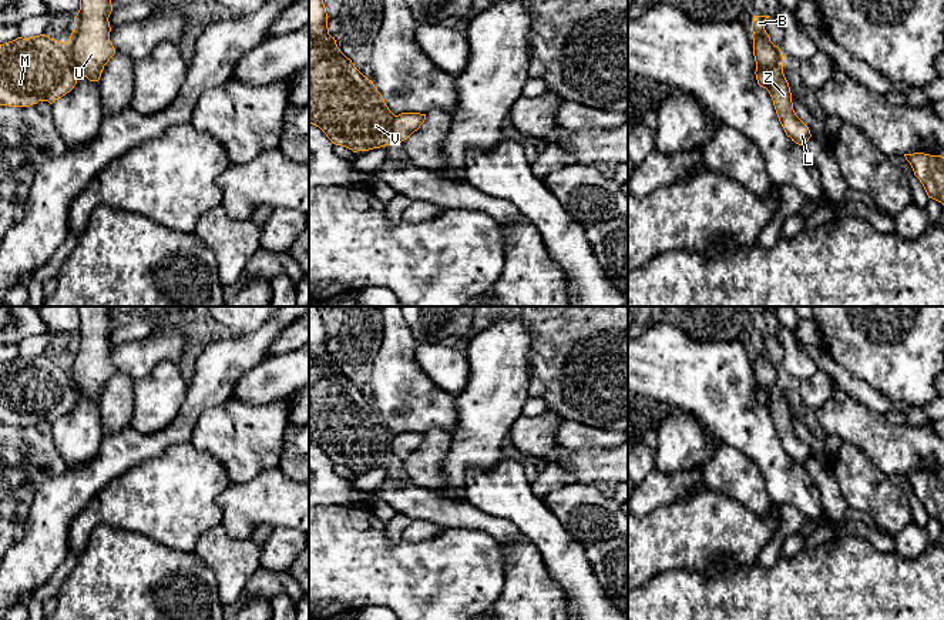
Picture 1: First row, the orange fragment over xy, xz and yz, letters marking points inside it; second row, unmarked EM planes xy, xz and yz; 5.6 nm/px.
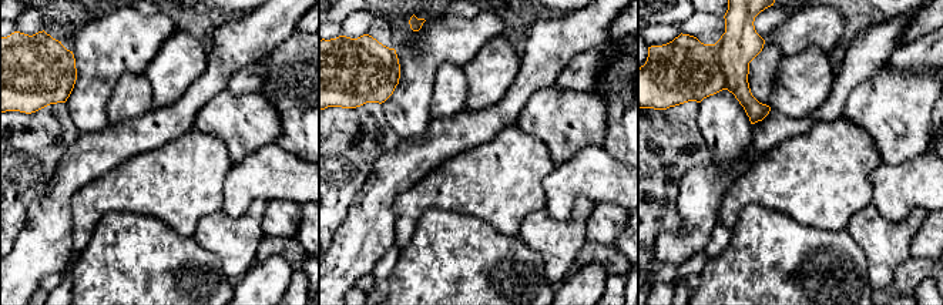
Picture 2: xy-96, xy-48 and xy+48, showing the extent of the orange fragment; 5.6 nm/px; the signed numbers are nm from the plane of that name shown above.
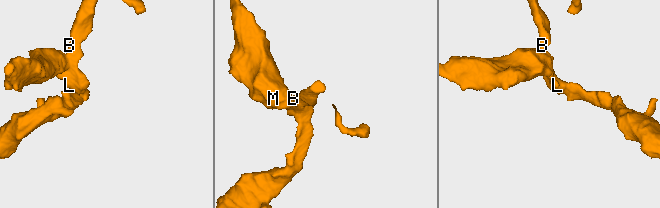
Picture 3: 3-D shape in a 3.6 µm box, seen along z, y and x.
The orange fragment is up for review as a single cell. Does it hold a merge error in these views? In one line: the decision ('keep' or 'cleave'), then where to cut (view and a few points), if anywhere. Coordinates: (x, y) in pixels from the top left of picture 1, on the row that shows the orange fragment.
cleave; cut in xy along (66, 43), (80, 73)

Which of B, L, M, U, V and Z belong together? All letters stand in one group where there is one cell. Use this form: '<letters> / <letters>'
B L U Z / M V

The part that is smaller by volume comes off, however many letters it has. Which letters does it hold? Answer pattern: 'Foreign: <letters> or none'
Foreign: M, V

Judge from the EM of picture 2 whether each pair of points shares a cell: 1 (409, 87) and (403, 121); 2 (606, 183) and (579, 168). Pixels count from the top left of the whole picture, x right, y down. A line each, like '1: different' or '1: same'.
1: same
2: same

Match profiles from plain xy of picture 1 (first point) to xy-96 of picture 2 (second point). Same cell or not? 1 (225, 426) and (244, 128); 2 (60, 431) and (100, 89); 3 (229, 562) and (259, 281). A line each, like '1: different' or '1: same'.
1: same
2: same
3: different

